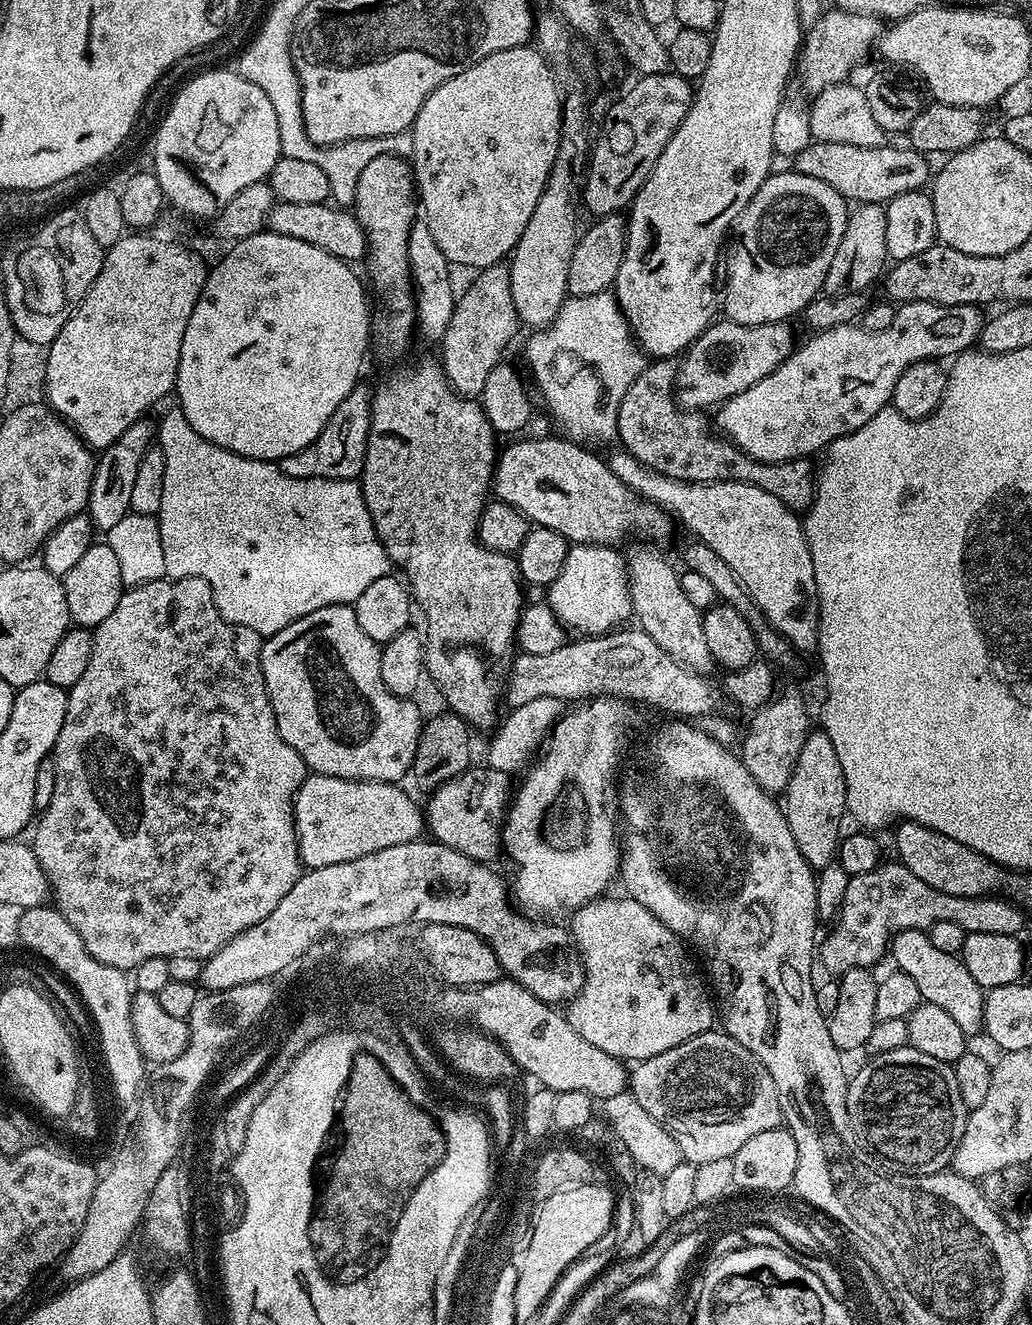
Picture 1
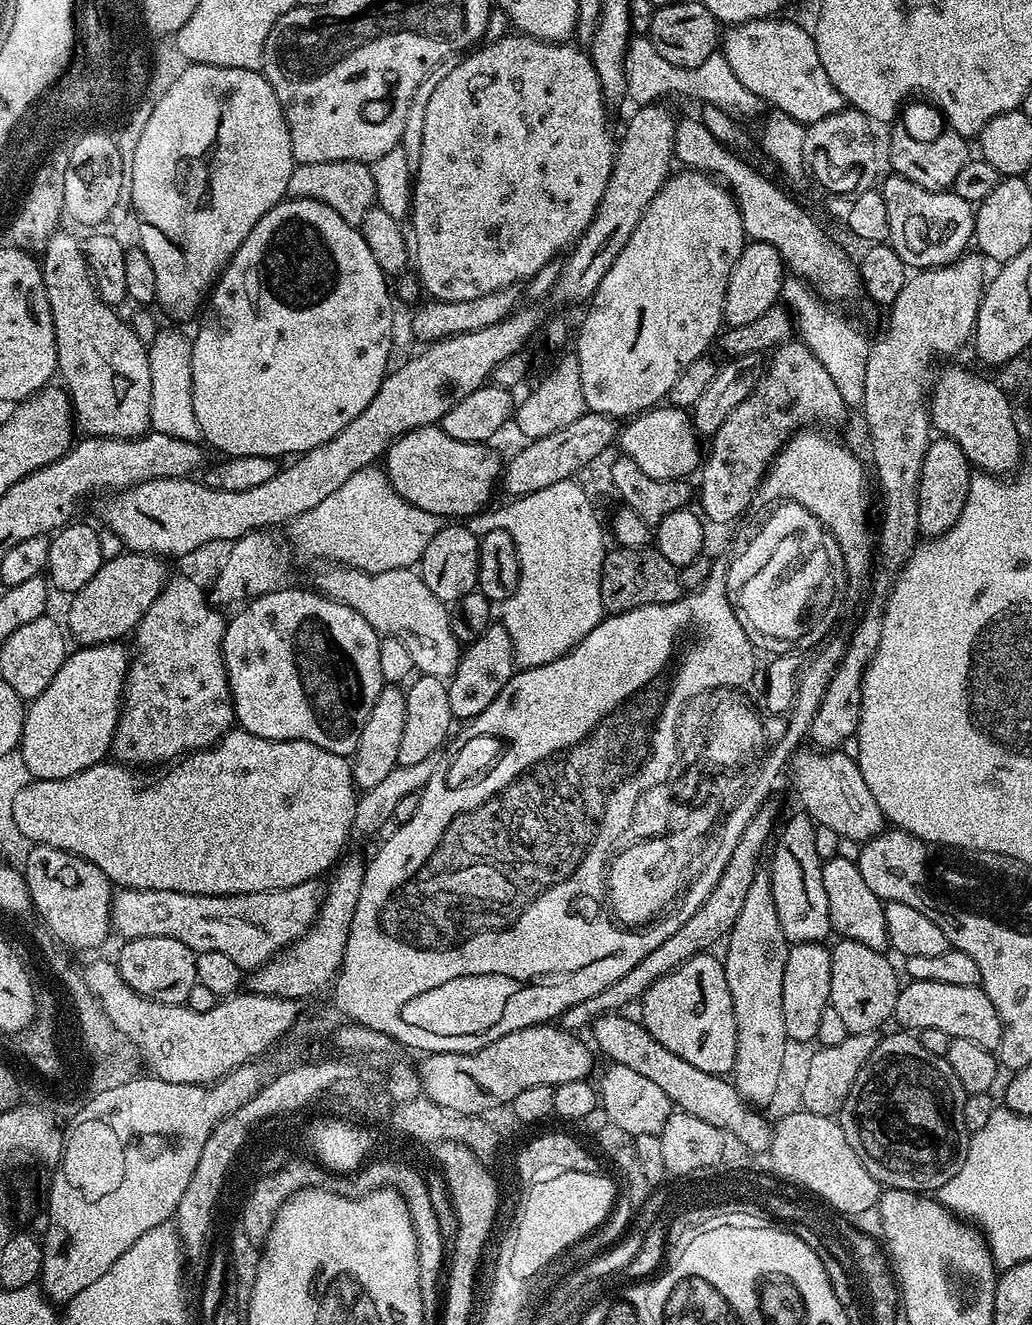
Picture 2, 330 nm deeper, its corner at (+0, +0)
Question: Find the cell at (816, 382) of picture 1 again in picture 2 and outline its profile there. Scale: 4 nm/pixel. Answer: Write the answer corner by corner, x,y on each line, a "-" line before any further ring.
657,406
639,413
619,429
618,448
641,468
642,474
659,480
684,480
702,463
702,444
692,426
692,417
683,408

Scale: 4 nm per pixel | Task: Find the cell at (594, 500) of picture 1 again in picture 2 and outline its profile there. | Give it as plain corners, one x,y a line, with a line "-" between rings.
438,426
419,428
391,444
382,467
396,493
406,502
445,518
471,518
493,503
492,491
502,480
502,456
500,460
499,454
488,447
492,446
458,442

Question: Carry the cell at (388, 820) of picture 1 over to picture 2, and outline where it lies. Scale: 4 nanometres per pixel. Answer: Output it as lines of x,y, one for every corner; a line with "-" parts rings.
229,730
224,733
223,738
210,748
202,748
198,752
191,753
179,762
173,763
171,766
165,767
161,776
152,776
149,780
143,780
140,776
135,776
131,767
125,766
120,762
101,762
90,766
86,770
82,770
78,774
74,774
70,778
62,778
61,780
38,780
32,778
26,786
18,793
11,793
12,800
12,828
17,828
22,834
28,838
33,845
45,844
46,846
54,846
58,850
66,850
75,856
86,858
86,862
90,862
94,866
98,866
98,870
102,870
102,874
106,874
106,878
112,881
113,885
120,888
137,888
138,890
174,890
175,892
189,892
190,894
198,894
199,896
245,896
246,894
254,894
255,892
273,892
279,888
289,888
290,886
298,886
307,880
315,880
323,877
323,872
327,873
341,859
340,851
344,848
344,839
348,835
353,835
354,832
354,814
356,813
356,802
358,799
358,789
354,778
352,777
352,764
349,757
339,756
330,750
322,750
322,746
314,746
305,740
267,740
266,738
258,738
254,734
243,730

